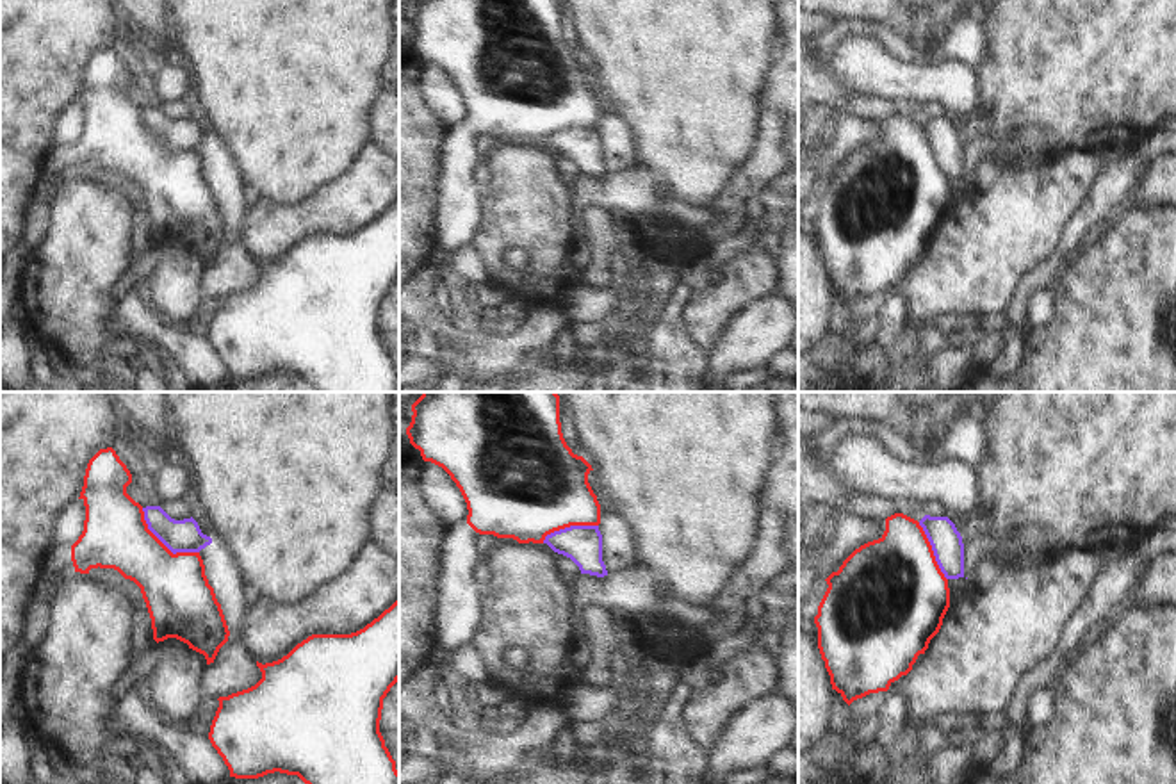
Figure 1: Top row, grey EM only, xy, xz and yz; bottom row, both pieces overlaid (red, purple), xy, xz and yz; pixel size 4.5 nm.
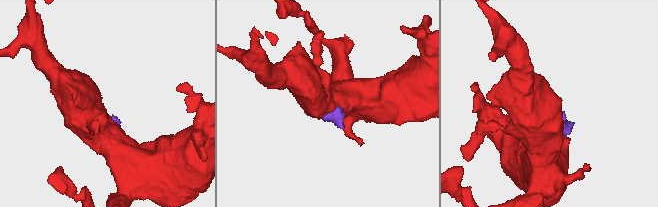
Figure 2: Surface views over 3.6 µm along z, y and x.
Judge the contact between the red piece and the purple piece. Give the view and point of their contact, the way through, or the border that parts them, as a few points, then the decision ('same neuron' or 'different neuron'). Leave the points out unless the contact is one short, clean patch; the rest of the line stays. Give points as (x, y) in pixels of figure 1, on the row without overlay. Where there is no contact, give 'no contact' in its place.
meets red in xy at (163, 145); border along xy (141, 109), (146, 127), (173, 154), (198, 154); different neuron

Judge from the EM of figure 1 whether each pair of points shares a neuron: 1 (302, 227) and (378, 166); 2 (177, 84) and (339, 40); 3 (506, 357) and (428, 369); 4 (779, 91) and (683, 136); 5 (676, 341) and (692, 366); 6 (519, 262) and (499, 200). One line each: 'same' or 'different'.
1: same
2: different
3: different
4: different
5: same
6: different

